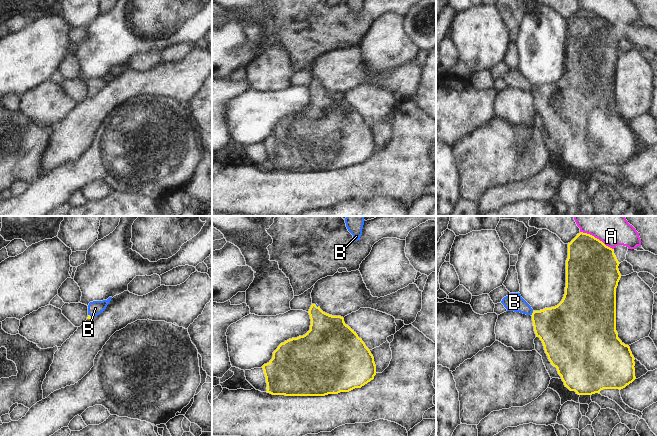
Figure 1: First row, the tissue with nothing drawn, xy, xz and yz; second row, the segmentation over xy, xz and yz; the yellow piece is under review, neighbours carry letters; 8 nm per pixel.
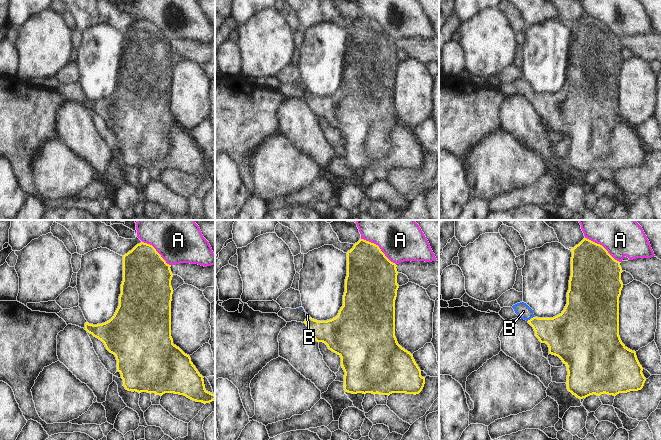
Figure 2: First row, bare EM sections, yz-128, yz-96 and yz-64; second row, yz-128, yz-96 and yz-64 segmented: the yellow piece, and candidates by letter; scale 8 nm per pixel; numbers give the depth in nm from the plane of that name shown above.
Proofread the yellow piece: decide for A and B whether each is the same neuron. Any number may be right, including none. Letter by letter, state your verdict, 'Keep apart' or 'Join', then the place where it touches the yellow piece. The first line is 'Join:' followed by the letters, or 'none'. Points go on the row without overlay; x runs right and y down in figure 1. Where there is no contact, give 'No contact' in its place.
Join: B
A: Keep apart. Touches yellow at yz (596, 14)
B: Join. Touches yellow at yz (532, 89).

